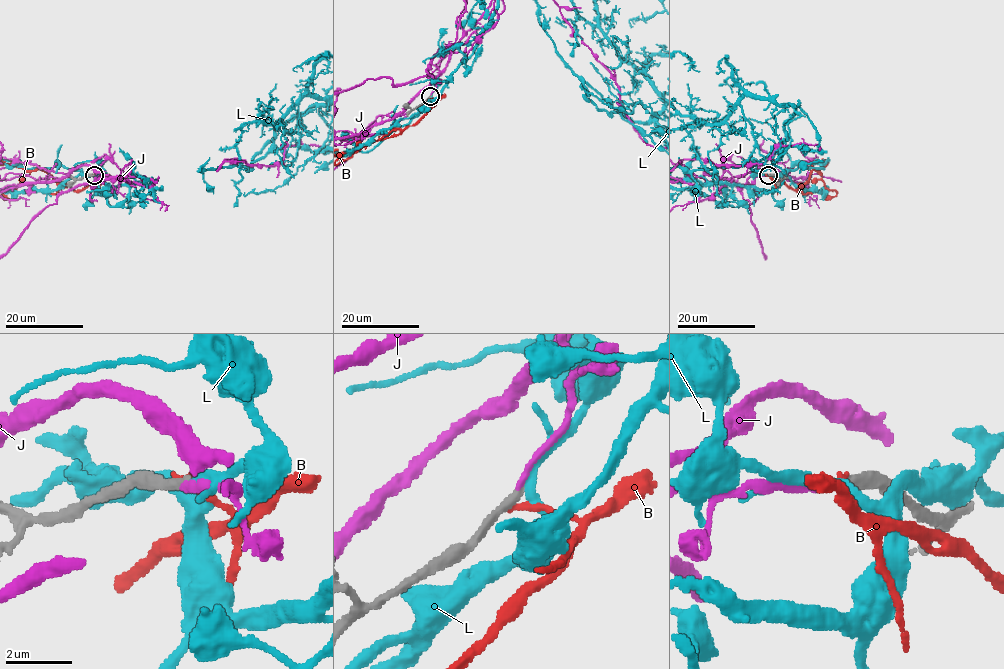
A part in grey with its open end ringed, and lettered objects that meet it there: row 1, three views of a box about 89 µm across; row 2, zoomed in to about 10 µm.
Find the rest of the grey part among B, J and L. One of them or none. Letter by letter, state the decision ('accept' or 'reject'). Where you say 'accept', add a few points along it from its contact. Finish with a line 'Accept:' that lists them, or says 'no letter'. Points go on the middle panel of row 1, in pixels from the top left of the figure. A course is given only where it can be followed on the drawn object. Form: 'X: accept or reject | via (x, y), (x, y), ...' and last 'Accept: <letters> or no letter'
B: reject
J: accept
L: reject
Accept: J

